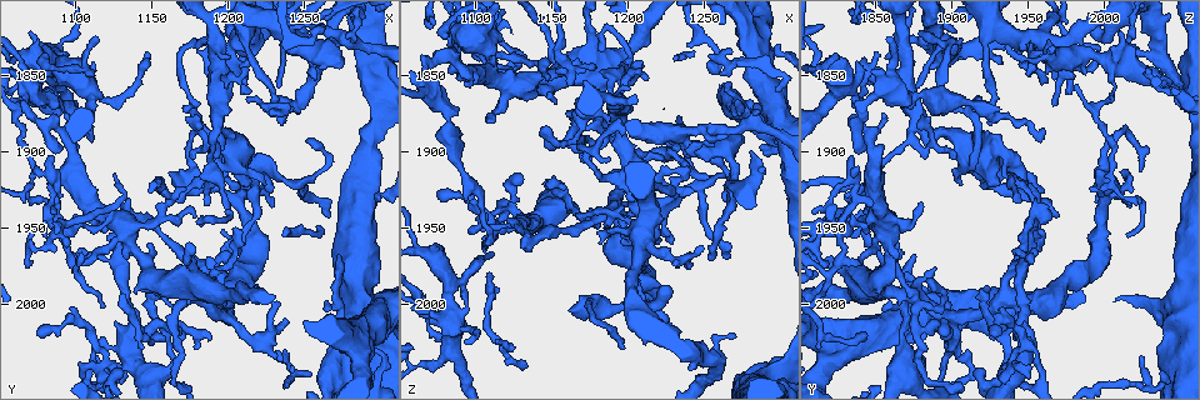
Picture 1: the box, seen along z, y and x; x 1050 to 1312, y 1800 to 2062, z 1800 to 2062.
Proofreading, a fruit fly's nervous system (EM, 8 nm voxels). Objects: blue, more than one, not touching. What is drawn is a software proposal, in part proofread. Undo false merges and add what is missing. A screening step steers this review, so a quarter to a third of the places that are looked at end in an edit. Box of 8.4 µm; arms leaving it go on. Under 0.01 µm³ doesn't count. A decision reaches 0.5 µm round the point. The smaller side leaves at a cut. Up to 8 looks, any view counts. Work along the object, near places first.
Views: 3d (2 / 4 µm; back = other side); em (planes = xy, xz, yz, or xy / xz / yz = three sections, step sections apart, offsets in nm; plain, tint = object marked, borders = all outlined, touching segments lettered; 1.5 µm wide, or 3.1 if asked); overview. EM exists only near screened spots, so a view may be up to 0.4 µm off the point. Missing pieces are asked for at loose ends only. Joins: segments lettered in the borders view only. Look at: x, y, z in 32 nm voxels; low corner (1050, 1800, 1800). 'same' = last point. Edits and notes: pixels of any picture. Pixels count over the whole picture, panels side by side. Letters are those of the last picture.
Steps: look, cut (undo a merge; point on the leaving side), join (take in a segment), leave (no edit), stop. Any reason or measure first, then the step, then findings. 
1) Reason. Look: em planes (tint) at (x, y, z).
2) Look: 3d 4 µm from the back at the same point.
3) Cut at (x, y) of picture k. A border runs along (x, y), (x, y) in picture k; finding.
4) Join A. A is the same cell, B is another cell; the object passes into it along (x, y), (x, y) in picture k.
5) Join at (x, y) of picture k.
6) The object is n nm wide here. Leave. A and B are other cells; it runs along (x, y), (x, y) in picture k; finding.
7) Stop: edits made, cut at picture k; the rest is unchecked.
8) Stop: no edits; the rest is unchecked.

Calibre changes. Look: 3d 2 µm from the back at (1218, 1924, 1954).

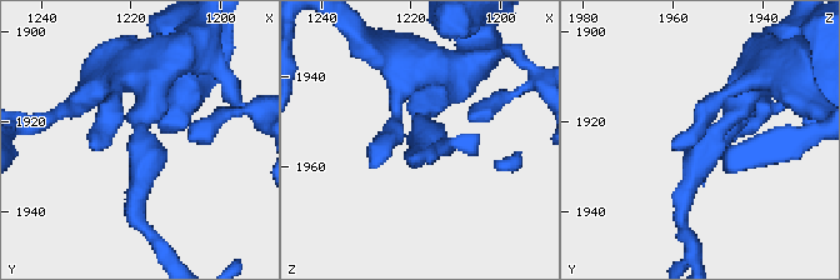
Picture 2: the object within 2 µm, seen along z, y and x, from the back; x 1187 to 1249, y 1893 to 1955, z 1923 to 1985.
Now the EM. Look: em yz step 4 (borders) at (1218, 1926, 1952).

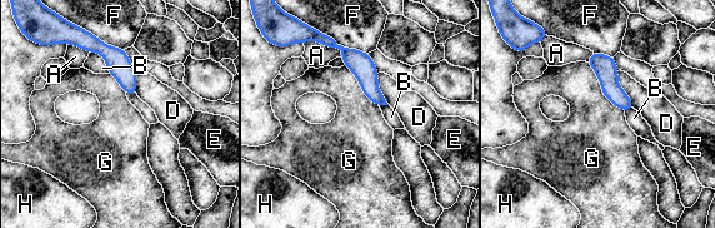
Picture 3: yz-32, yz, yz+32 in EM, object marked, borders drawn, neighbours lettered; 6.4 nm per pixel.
The longest contact is with G, 400 nm. Leave. A, B, D, E, F, G and H are other cells; all the same cell.

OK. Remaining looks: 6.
Tapers out. Look: 3d 2 µm at (1110, 1870, 1966).

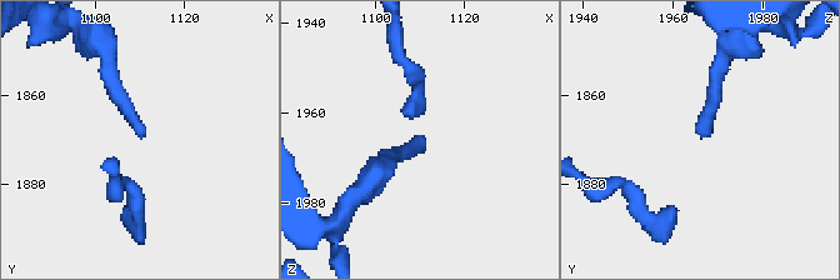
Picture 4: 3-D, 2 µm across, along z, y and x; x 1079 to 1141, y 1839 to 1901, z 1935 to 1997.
Shape alone is not enough. Look: em xz step 4 (tint) at (1111, 1870, 1967).

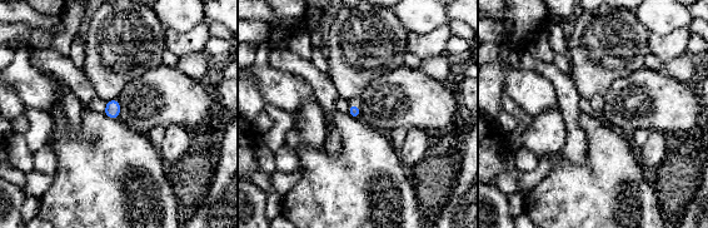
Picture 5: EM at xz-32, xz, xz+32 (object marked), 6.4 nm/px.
Look: em planes (borders) at the same point.

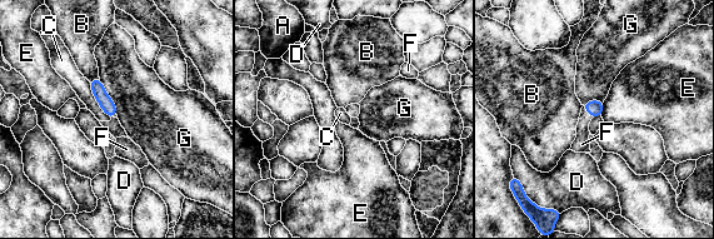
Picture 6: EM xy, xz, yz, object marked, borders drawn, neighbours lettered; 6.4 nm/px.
The object is 90 nm wide here. Join F. F is the same cell, A, B, C, D, E and G are other cells; the object passes into it along (595, 108), (588, 111), (582, 144) in picture 6; the cell continues.

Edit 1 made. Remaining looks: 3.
An open end. Look: 3d 2 µm at (1146, 1836, 1850).

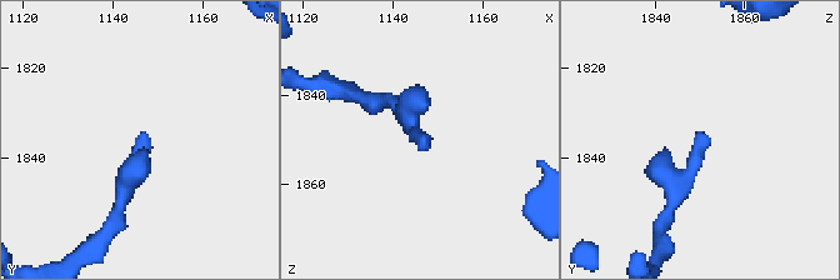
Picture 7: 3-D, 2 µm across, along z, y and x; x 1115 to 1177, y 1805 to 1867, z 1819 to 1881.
Need the tissue. Look: em xz step 8 (borders) at (1147, 1833, 1850).

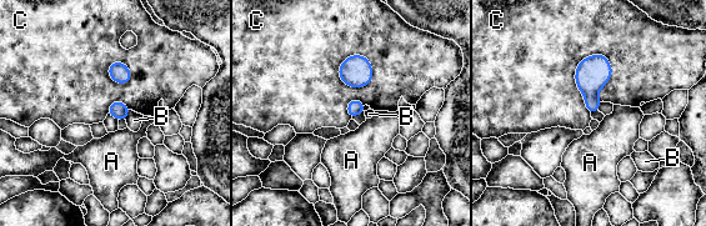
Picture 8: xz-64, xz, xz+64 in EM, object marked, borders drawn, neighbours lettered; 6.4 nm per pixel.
Another direction. Look: em planes (borders) at the same point.

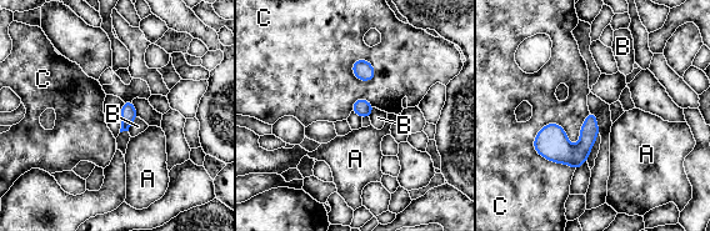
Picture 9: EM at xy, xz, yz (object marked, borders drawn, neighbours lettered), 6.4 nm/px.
Leave. A, B and C are other cells; no lettered segment goes on from it.

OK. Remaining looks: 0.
Stop: edits made, join at picture 6; the rest is unchecked.

